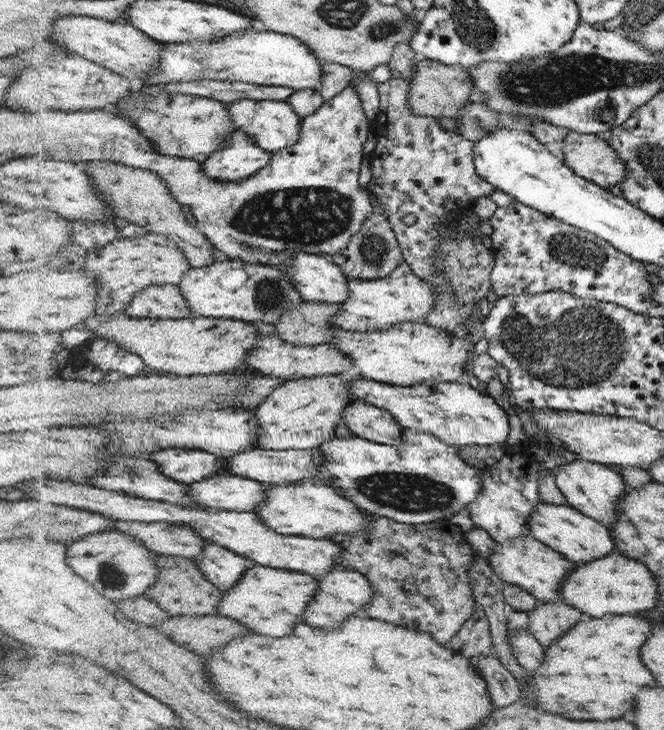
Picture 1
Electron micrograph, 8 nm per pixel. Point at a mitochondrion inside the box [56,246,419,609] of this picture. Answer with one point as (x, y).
(272, 295)

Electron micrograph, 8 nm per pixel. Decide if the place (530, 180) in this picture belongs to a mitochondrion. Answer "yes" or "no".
no

